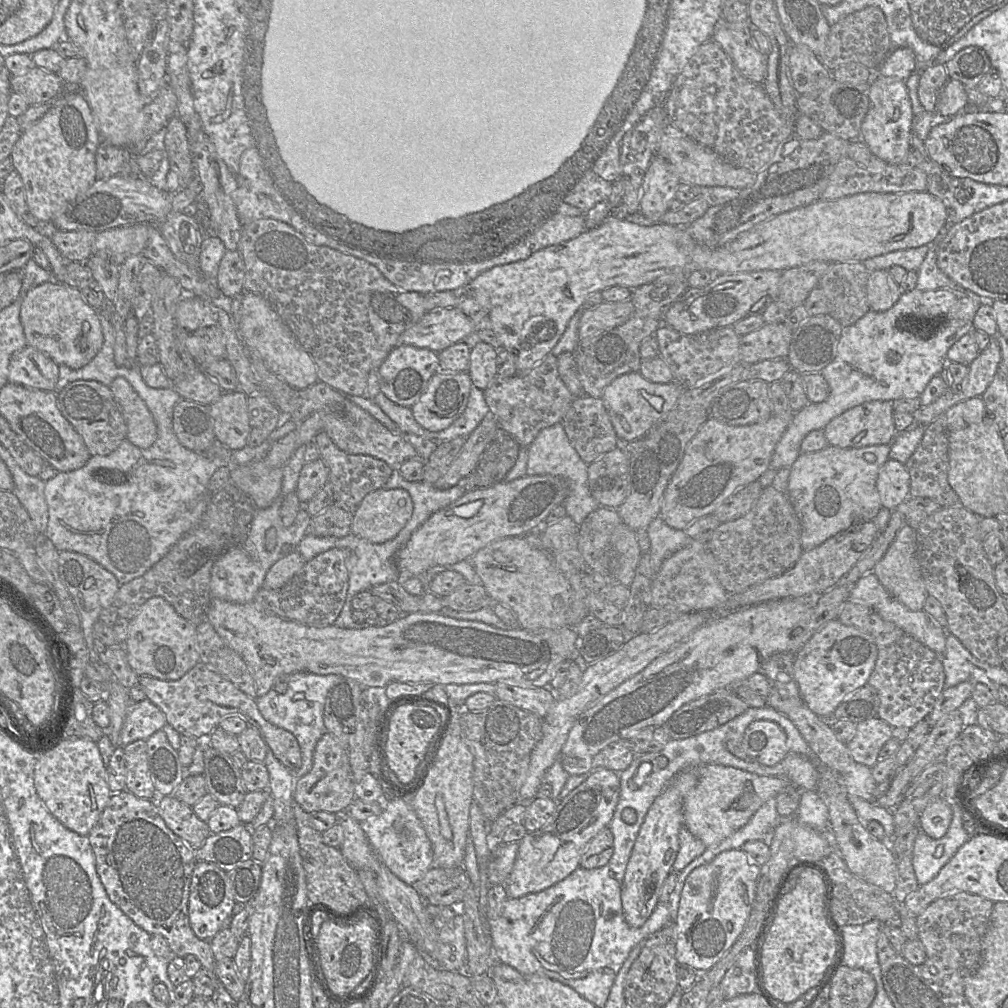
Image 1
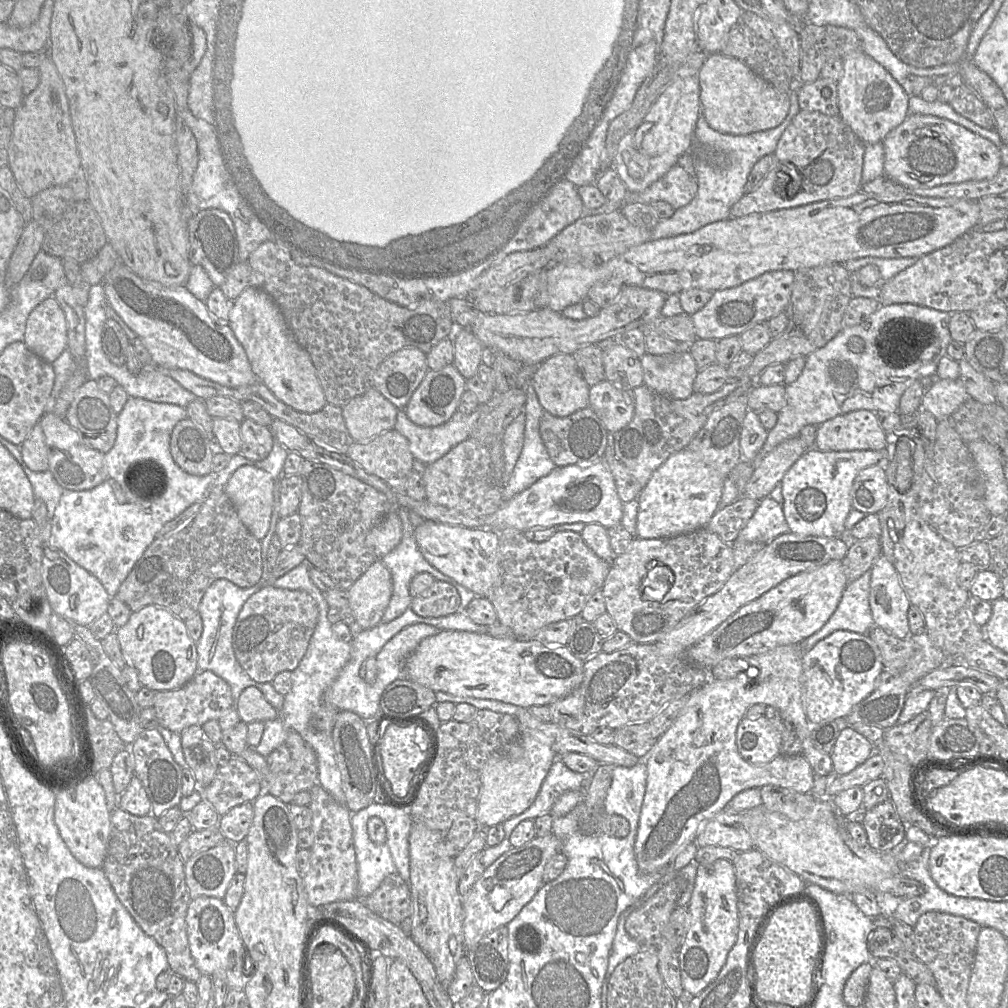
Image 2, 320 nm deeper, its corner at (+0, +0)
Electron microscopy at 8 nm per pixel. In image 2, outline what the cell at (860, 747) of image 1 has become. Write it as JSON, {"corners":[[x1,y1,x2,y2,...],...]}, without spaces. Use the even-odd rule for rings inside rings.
{"corners":[[852,727,842,729,830,753,834,775,850,773,875,751,876,746]]}

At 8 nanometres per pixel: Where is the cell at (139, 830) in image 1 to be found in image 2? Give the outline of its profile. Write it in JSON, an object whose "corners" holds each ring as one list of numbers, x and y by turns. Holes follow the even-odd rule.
{"corners":[[117,807,110,816,110,837,102,870,115,894,142,931,153,938,166,952,169,970,186,981,197,983,202,973,195,965,187,936,186,915,190,901,186,885,185,862,178,853,170,833,161,829,158,818,151,814,135,816]]}

